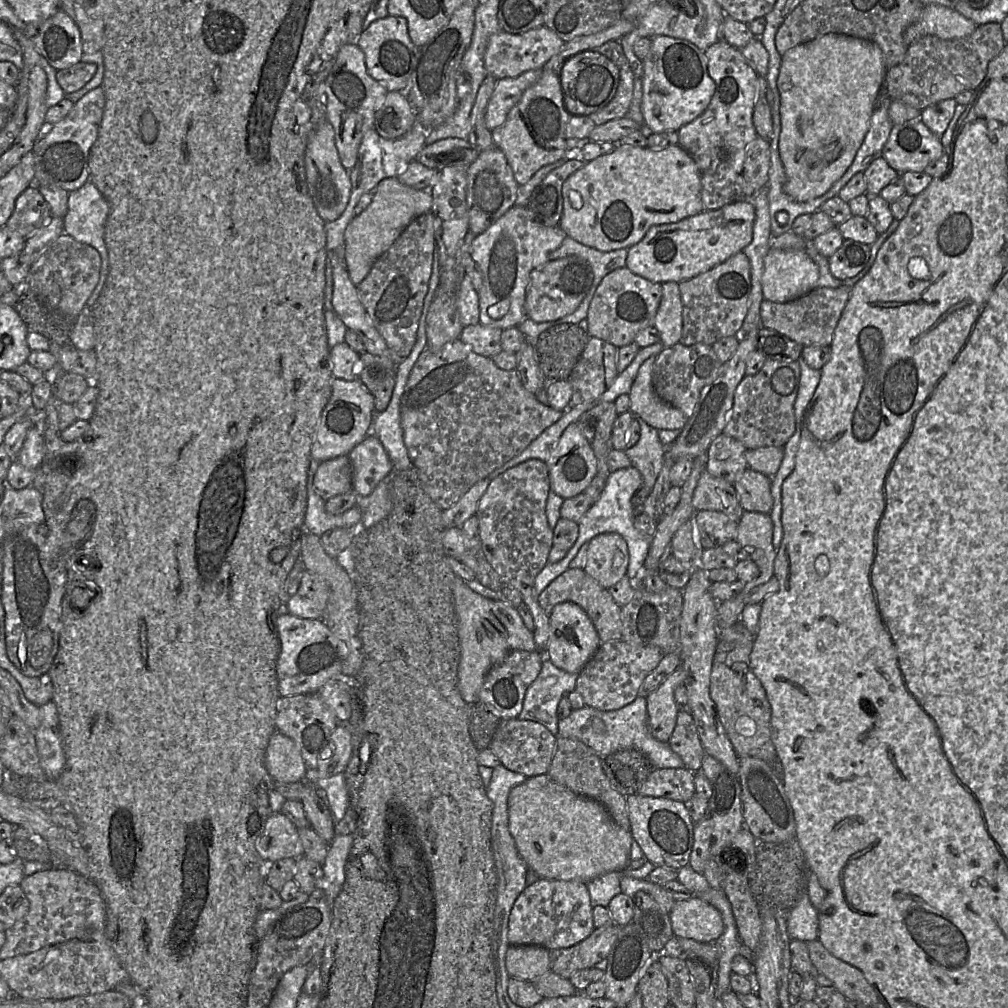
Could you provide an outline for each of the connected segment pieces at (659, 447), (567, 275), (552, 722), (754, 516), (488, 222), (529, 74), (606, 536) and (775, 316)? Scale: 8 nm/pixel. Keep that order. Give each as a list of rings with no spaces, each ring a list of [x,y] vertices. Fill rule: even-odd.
[[[636,416],[640,425],[640,439],[624,450],[632,467],[636,468],[643,480],[641,488],[653,489],[665,463],[665,446],[661,443],[656,428]]]
[[[577,256],[549,260],[531,271],[526,289],[527,317],[535,322],[553,321],[573,313],[588,293],[594,273],[589,262]]]
[[[544,659],[536,680],[529,686],[519,720],[531,720],[546,727],[553,735],[558,732],[557,707],[560,700],[575,690],[578,673],[557,668]]]
[[[744,510],[737,530],[737,541],[747,550],[758,566],[759,576],[746,583],[743,591],[732,599],[746,600],[750,590],[774,577],[777,550],[773,545],[773,523],[769,514]]]
[[[496,146],[478,152],[467,168],[466,202],[469,214],[469,231],[475,236],[483,233],[515,205],[519,184],[505,154]]]
[[[542,68],[524,72],[517,77],[498,79],[485,110],[486,127],[492,131],[502,125],[523,93],[536,83],[541,75]]]
[[[603,533],[588,542],[583,569],[609,589],[626,576],[629,554],[626,541],[617,533]]]
[[[842,283],[837,288],[816,287],[808,294],[787,303],[764,299],[760,305],[760,327],[773,329],[803,347],[830,346],[850,293],[851,287]]]

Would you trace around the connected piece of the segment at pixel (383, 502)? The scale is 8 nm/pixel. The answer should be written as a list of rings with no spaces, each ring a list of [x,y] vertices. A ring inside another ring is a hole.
[[[392,472],[381,480],[367,496],[357,495],[356,506],[361,510],[361,528],[369,528],[385,518],[392,509],[390,485]]]

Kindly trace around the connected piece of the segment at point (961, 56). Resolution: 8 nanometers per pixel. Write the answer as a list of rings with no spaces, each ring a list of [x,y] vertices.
[[[987,23],[976,27],[969,36],[943,40],[925,36],[908,46],[904,59],[889,68],[884,76],[884,89],[888,98],[900,101],[922,111],[946,99],[954,99],[963,91],[974,91],[986,76],[988,64],[1004,48],[1001,26]]]

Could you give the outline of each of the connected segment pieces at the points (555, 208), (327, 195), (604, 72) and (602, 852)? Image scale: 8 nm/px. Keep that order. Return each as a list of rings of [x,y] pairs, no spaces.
[[[577,155],[575,156],[577,157],[576,159],[571,158],[561,167],[551,171],[531,193],[526,207],[536,222],[548,227],[559,225],[563,212],[562,185],[570,175],[585,165],[585,161],[583,161],[581,158],[578,158]]]
[[[327,117],[310,133],[304,160],[308,192],[319,216],[325,222],[336,220],[343,213],[348,203],[351,181],[349,171],[341,164],[334,143],[334,130]]]
[[[586,50],[564,62],[560,80],[567,111],[571,115],[588,116],[603,109],[612,101],[617,92],[620,75],[618,67],[606,56]]]
[[[547,773],[528,777],[510,790],[508,815],[509,830],[518,853],[527,867],[535,871],[540,879],[588,883],[610,872],[623,872],[631,861],[631,845],[634,839],[630,831],[616,824],[601,803],[573,793],[553,781]]]

